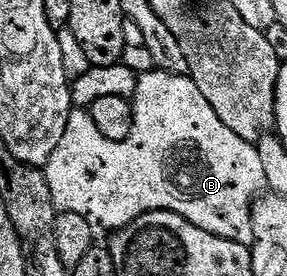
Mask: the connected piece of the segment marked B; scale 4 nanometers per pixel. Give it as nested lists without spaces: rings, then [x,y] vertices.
[[[154,68],[152,72],[145,74],[142,72],[137,78],[137,93],[131,98],[135,111],[135,127],[131,127],[131,135],[126,141],[112,141],[99,135],[99,127],[95,127],[91,115],[84,108],[74,108],[70,113],[67,119],[67,131],[63,131],[63,140],[59,142],[59,147],[55,147],[55,152],[51,154],[49,162],[43,166],[55,208],[63,213],[83,215],[83,219],[90,221],[98,230],[109,229],[108,231],[127,227],[127,223],[139,219],[139,215],[144,213],[166,209],[172,213],[183,215],[183,219],[195,223],[195,227],[199,227],[211,235],[231,239],[240,245],[252,246],[253,202],[257,200],[267,185],[263,175],[263,162],[259,160],[256,144],[243,139],[235,131],[231,131],[231,127],[227,127],[227,123],[223,123],[223,119],[219,119],[219,115],[215,115],[215,107],[211,107],[211,103],[207,103],[207,99],[203,99],[203,91],[199,91],[199,87],[194,83],[192,77],[183,73],[166,73],[165,70],[158,68]]]

